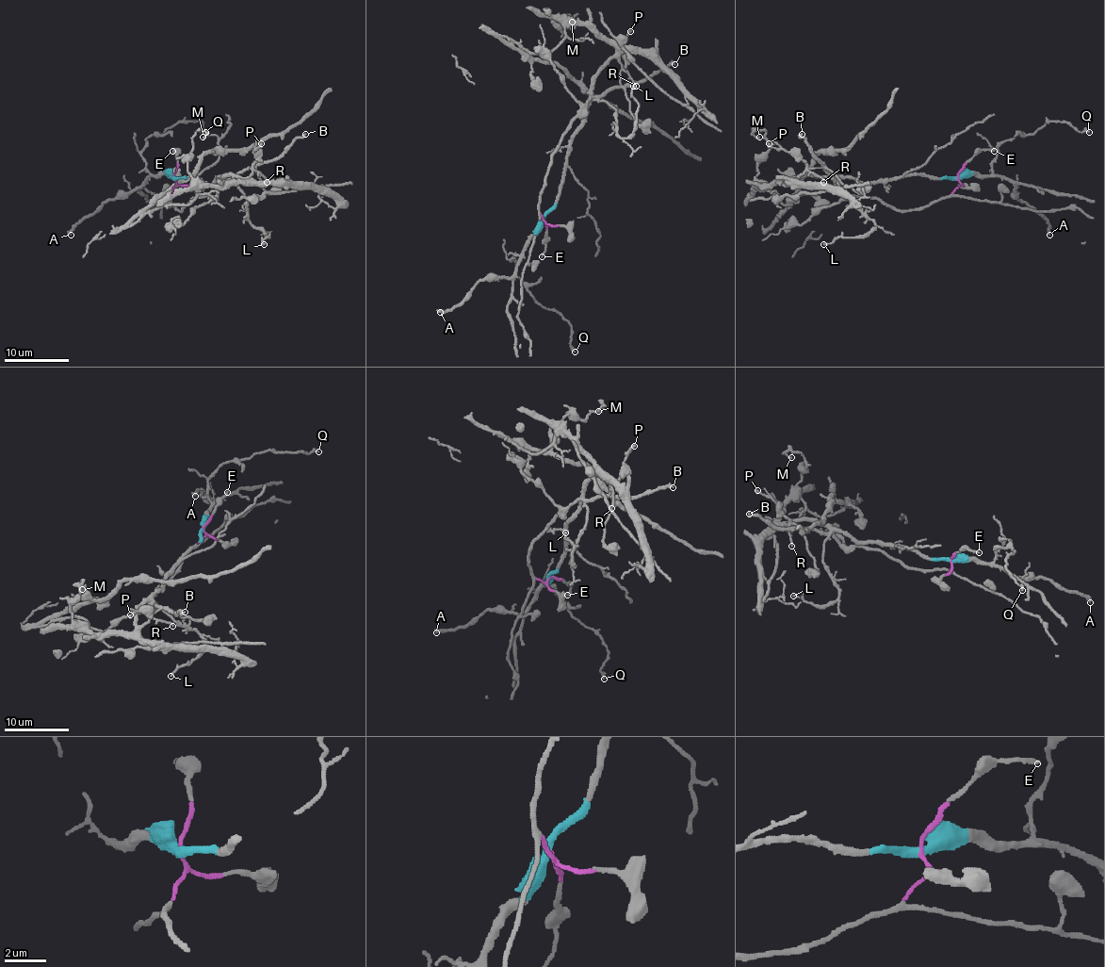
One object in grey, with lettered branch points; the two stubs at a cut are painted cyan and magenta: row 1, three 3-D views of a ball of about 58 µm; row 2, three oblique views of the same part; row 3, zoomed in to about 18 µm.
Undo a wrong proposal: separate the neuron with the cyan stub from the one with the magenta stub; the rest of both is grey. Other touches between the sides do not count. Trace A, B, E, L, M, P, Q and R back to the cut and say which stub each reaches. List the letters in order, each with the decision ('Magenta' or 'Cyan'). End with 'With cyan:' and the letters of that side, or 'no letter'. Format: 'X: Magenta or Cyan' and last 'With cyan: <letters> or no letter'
A: Cyan
B: Magenta
E: Magenta
L: Cyan
M: Cyan
P: Cyan
Q: Cyan
R: Cyan
With cyan: A, L, M, P, Q, R

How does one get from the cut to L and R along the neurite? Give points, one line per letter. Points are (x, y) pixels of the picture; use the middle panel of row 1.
L: (544, 220), (556, 202), (569, 139), (590, 102), (609, 104), (616, 131), (627, 138), (637, 120), (634, 86)
R: (544, 220), (544, 214), (556, 202), (569, 139), (585, 115), (592, 78), (614, 57), (635, 86)

